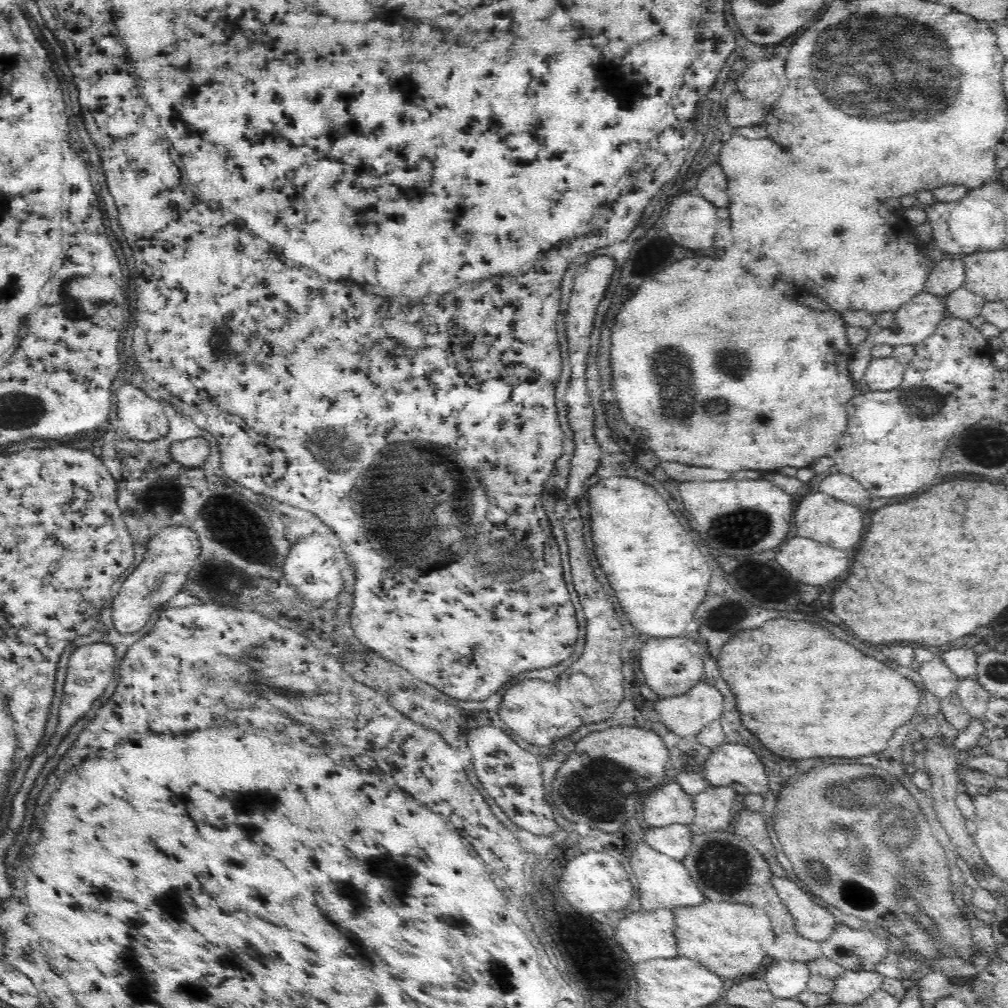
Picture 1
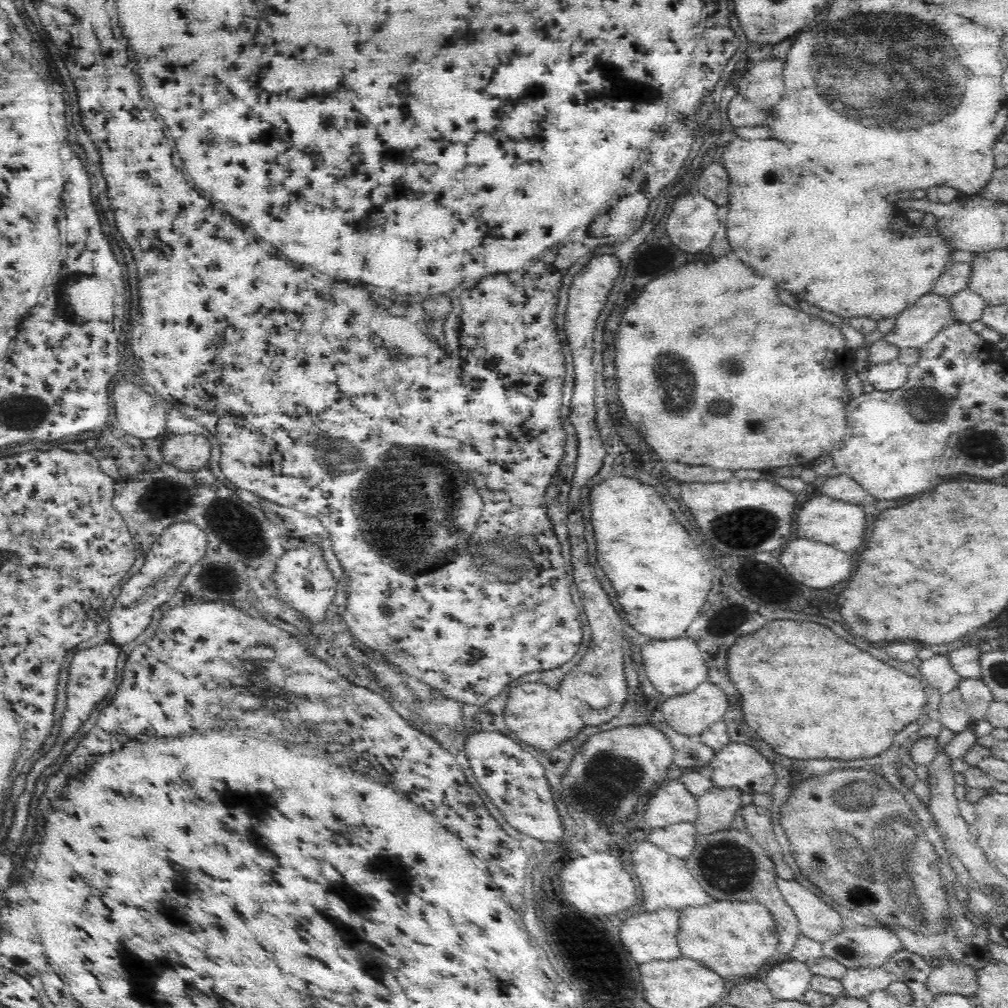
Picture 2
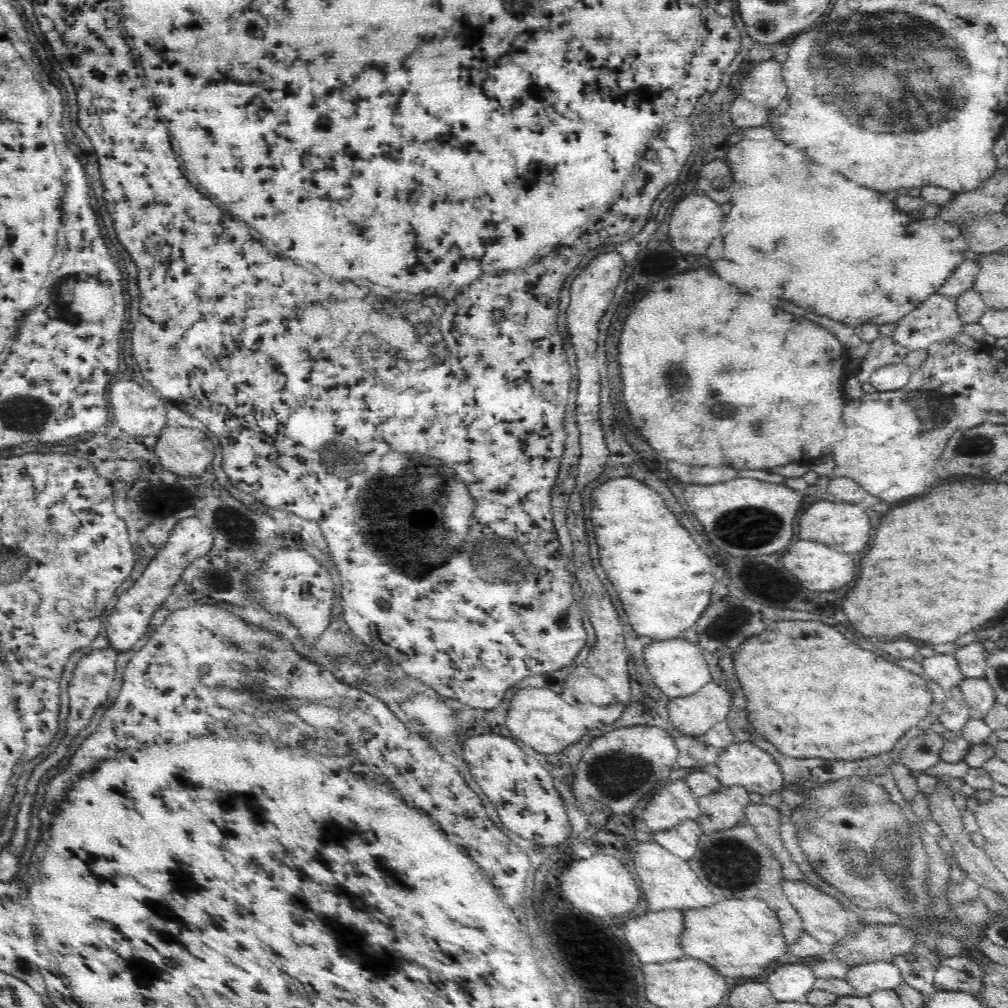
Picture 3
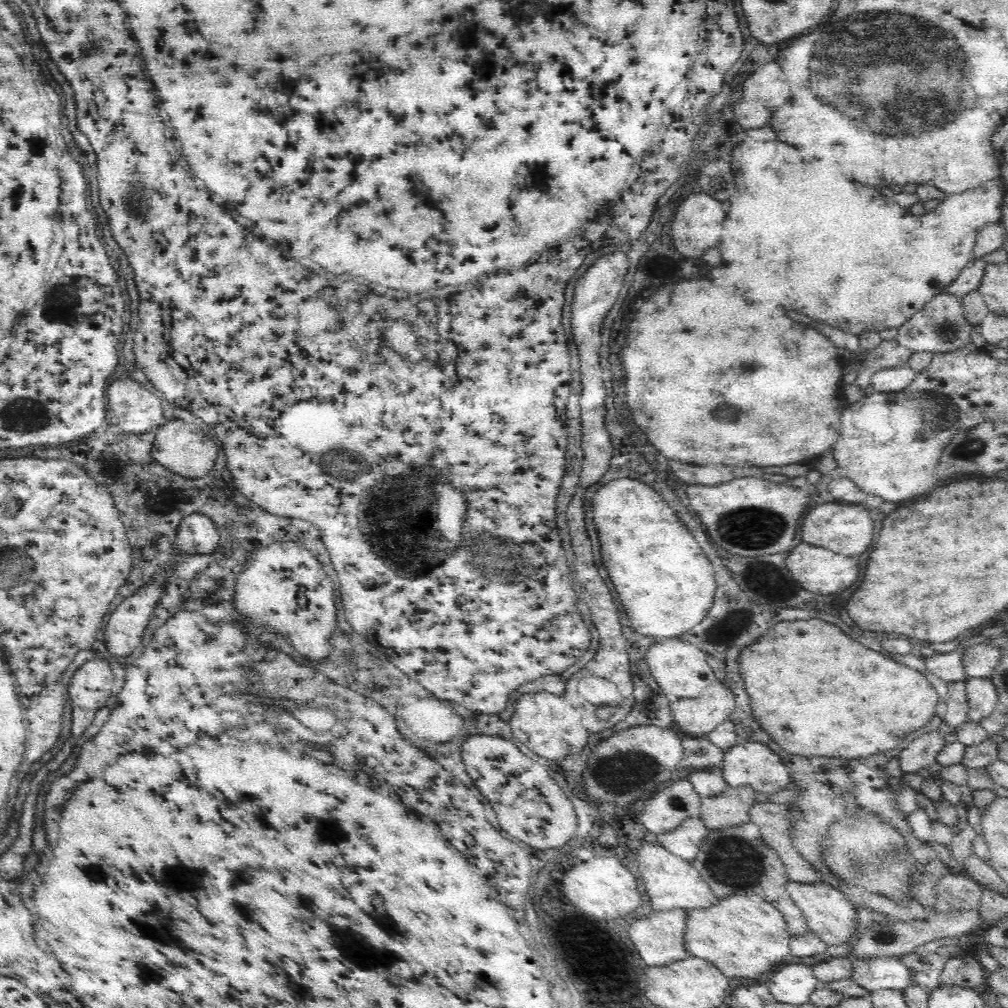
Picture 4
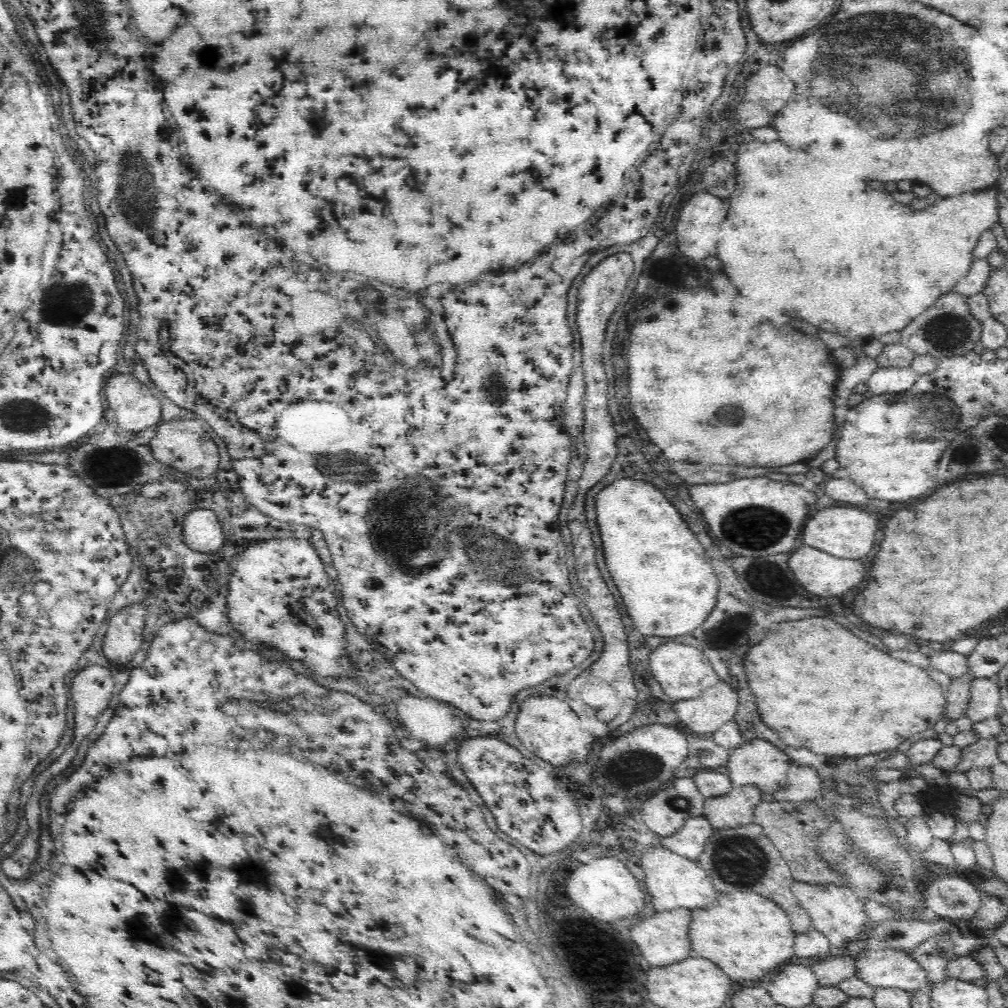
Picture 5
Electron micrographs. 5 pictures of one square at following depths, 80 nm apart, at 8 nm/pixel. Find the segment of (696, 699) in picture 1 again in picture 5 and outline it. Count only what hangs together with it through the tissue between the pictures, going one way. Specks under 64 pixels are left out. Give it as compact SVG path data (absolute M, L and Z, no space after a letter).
M718 681L696 698L674 703L673 709L678 722L690 732L708 735L733 719L738 701L737 692L726 682Z

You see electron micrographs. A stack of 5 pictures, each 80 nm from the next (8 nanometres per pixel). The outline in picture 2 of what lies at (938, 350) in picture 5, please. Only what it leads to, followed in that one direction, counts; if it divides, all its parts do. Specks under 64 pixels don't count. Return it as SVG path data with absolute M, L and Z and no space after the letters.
M926 293L895 316L895 328L881 340L899 348L920 348L952 321L948 297Z

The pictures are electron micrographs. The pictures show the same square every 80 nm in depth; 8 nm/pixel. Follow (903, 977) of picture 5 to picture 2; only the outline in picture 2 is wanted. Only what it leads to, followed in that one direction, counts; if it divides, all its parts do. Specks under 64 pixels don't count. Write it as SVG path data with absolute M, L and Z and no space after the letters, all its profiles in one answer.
M858 968L848 969L840 978L843 991L841 996L845 998L863 999L873 992L881 991L890 986L893 981L888 971L881 968Z

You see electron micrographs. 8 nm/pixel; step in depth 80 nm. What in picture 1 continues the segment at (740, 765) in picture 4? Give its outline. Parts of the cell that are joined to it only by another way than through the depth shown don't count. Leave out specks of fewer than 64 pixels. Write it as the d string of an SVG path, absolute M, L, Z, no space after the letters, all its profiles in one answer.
M735 743L717 746L703 762L704 778L712 787L725 786L740 794L767 791L764 765L747 746Z

